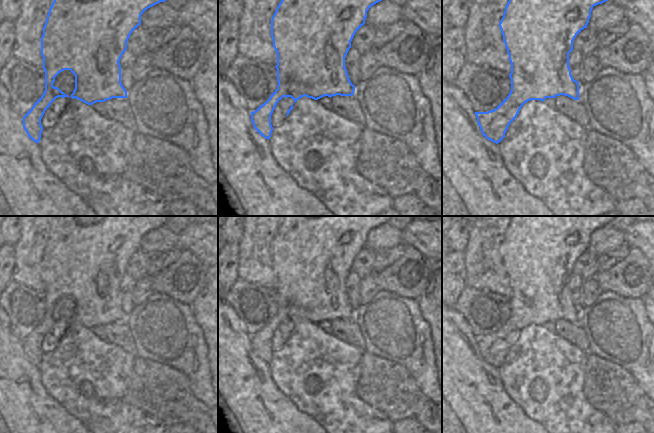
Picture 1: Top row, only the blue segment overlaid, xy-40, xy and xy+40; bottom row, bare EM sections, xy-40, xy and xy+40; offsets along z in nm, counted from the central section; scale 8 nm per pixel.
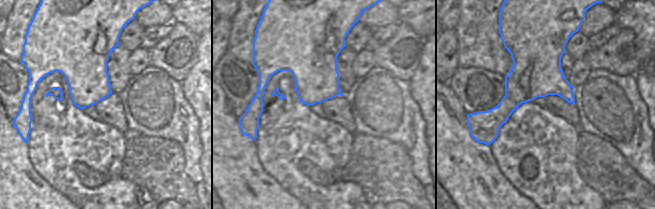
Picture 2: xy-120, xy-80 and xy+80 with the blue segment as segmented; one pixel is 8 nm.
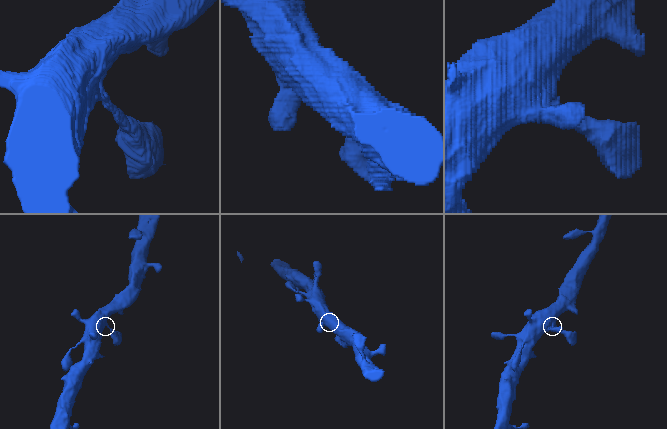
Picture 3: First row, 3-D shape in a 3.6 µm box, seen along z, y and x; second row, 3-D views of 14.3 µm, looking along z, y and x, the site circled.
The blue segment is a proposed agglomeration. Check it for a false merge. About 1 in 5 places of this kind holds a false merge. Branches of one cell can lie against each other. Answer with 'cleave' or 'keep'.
keep

